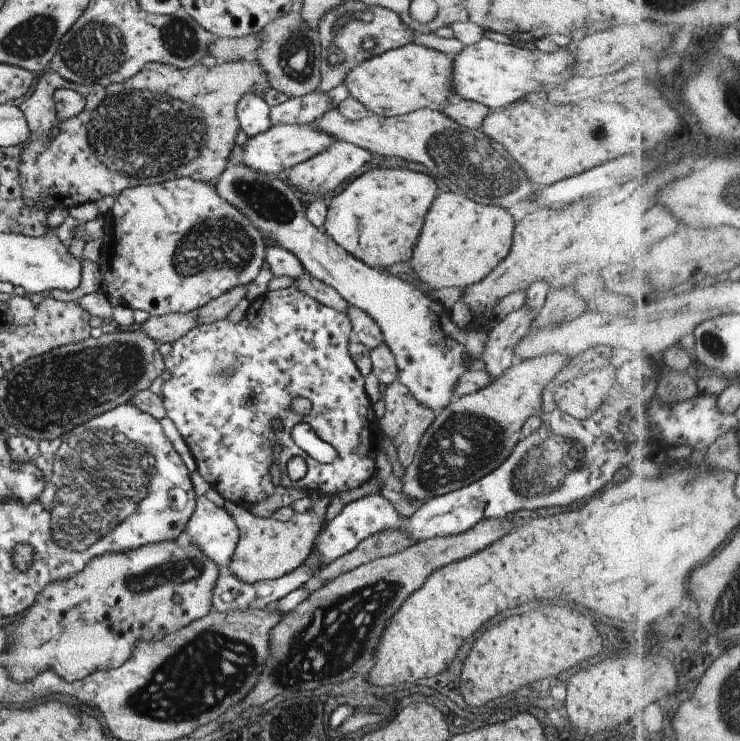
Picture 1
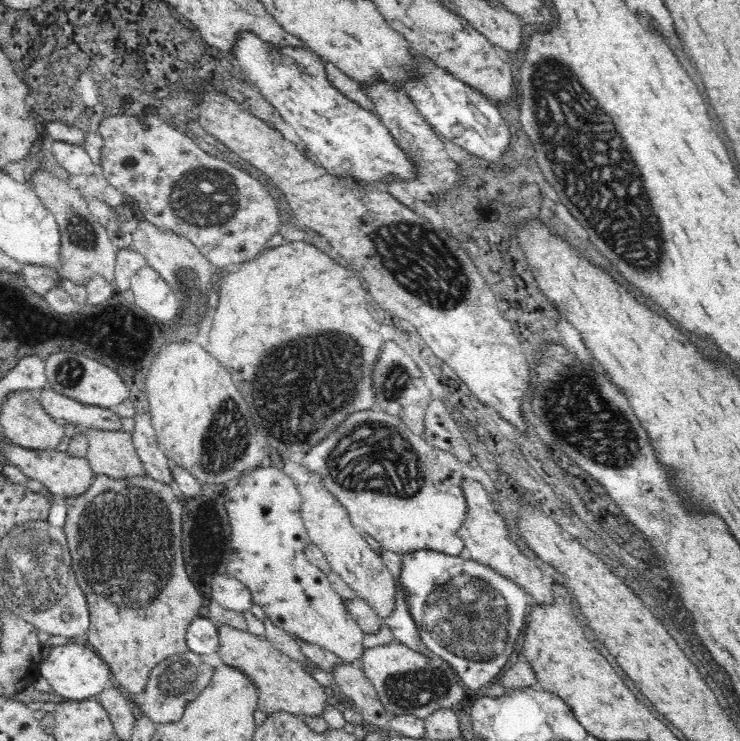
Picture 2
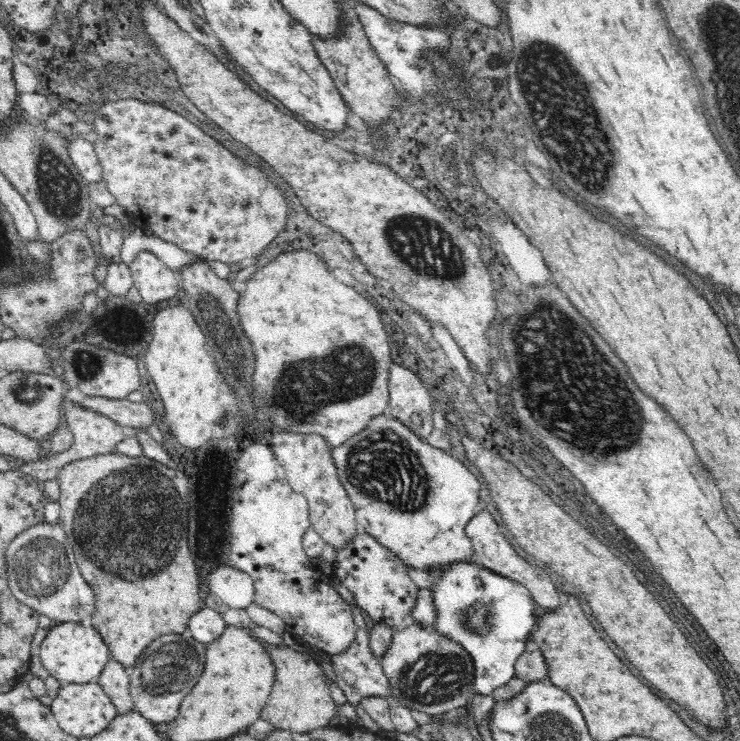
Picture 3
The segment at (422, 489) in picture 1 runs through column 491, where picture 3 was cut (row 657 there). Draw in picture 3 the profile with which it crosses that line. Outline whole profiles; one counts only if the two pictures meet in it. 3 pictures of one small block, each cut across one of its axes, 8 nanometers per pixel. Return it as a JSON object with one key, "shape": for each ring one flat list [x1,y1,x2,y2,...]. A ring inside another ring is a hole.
{"shape":[[412,623,401,632,394,632,392,642,386,650,386,654,380,658,382,670,390,681,390,691,403,707,410,710,424,712,431,717,441,716,444,713,456,712,457,708,466,706,466,702,475,694,474,690,474,661,470,653,458,642,448,639,440,631,436,631,435,625,422,627,418,623]]}

